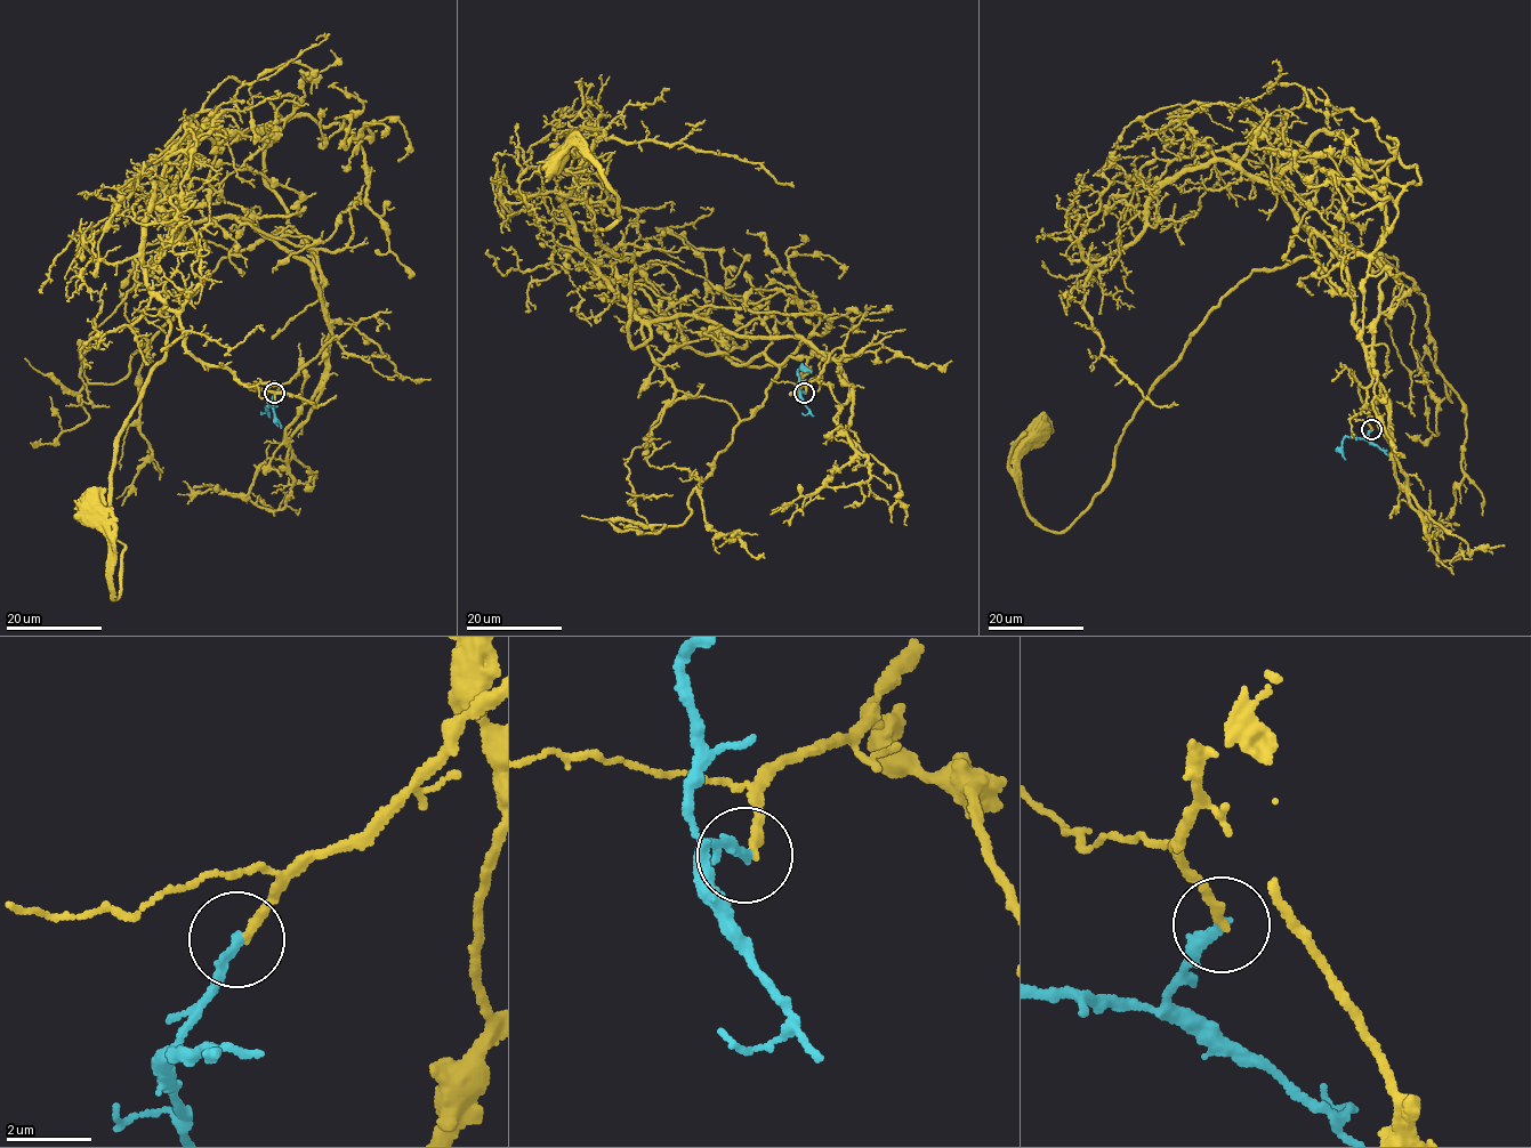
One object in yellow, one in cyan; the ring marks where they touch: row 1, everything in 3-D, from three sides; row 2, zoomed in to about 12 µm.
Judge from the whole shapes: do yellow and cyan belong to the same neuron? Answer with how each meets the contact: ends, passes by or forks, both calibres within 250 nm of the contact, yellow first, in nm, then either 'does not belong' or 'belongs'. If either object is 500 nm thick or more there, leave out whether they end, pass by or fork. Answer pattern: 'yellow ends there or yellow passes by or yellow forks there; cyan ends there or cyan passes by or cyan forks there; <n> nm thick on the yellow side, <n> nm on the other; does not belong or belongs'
yellow ends there; cyan ends there; 200 nm thick on the yellow side, 260 nm on the other; does not belong

